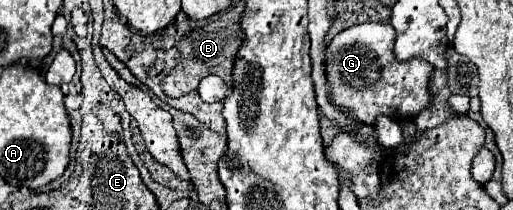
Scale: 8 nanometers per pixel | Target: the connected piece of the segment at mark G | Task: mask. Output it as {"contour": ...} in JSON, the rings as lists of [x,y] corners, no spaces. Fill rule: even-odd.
{"contour":[[[361,23],[341,31],[327,45],[327,77],[331,81],[331,101],[343,111],[353,111],[353,115],[375,125],[377,117],[385,115],[395,121],[413,121],[423,109],[431,107],[433,95],[429,91],[431,63],[423,59],[411,59],[399,63],[393,55],[395,31],[389,23]]]}

